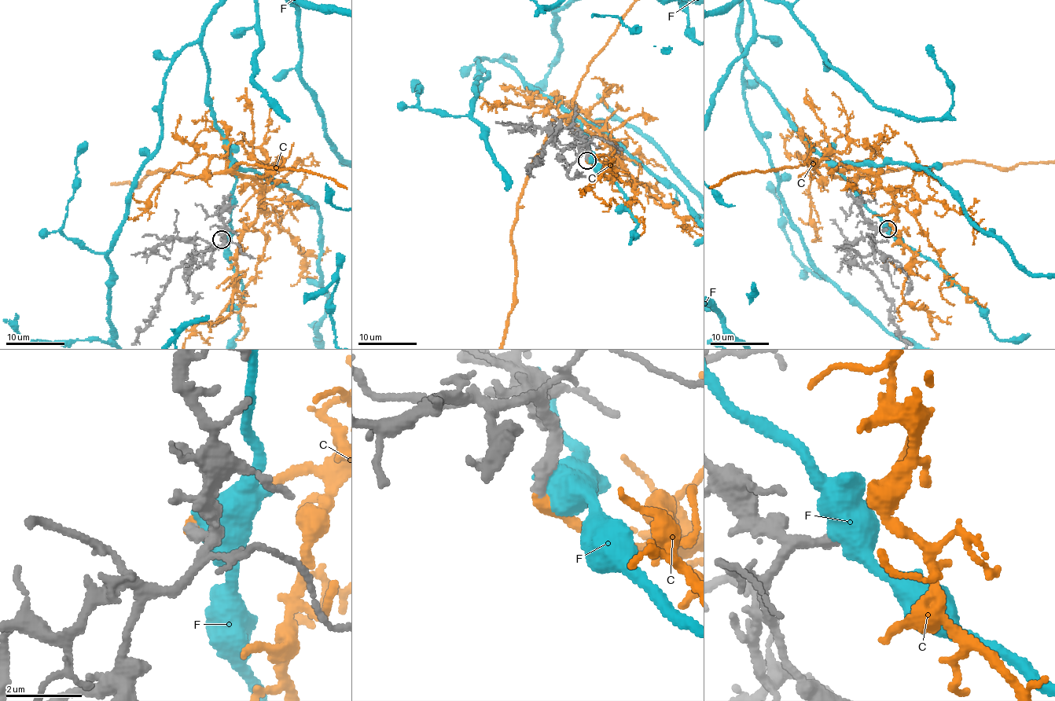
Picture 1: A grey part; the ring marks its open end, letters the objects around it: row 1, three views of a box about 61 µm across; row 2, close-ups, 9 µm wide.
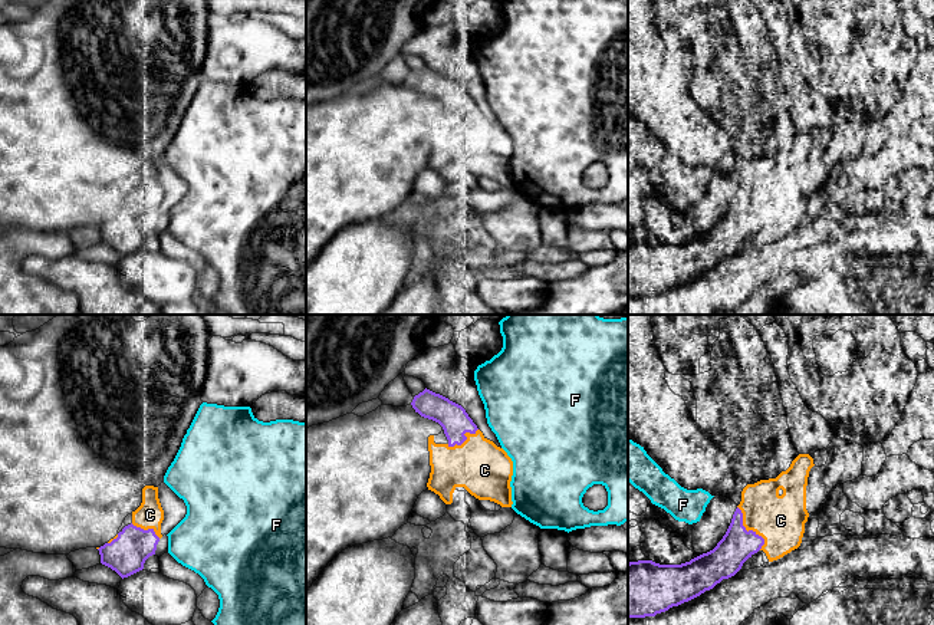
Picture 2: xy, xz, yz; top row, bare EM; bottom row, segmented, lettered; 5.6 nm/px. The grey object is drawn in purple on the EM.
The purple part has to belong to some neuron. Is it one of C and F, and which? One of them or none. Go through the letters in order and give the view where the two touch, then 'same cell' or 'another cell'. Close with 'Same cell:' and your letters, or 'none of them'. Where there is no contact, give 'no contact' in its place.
C: contact in yz; same cell
F: no contact; another cell
Same cell: C

